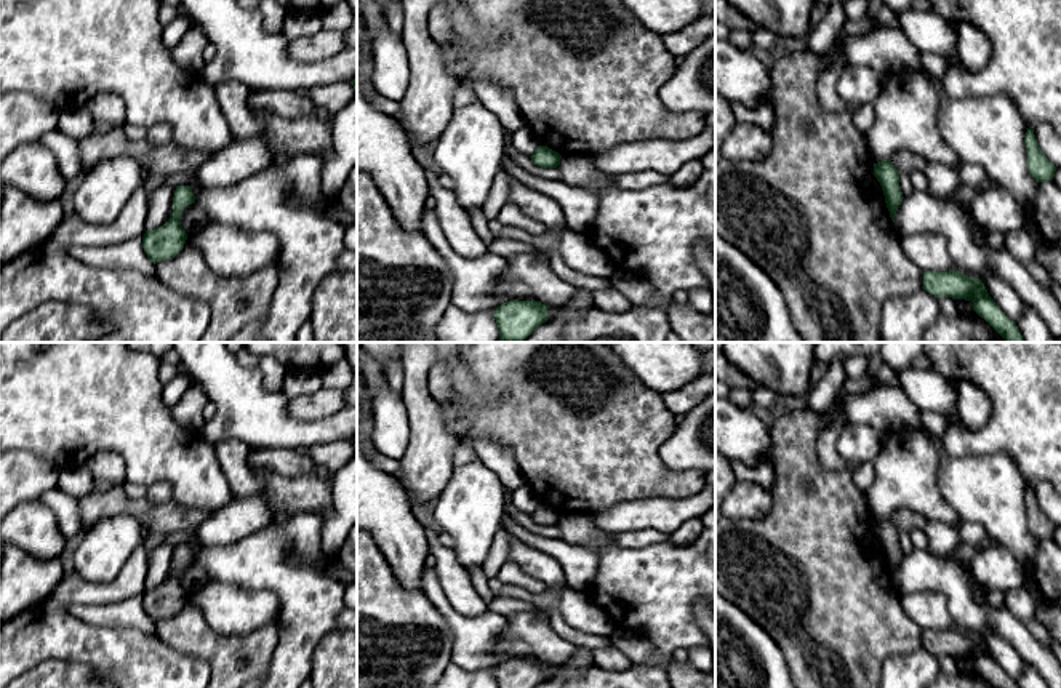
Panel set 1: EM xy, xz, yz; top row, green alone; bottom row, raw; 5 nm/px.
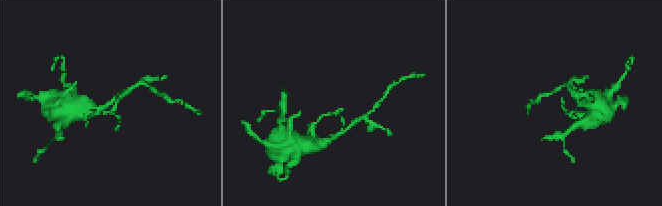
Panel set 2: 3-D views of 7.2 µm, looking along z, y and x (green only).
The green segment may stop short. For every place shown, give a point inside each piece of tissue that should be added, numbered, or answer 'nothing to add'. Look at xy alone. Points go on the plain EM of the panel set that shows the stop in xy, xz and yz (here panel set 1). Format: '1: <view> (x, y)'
nothing to add

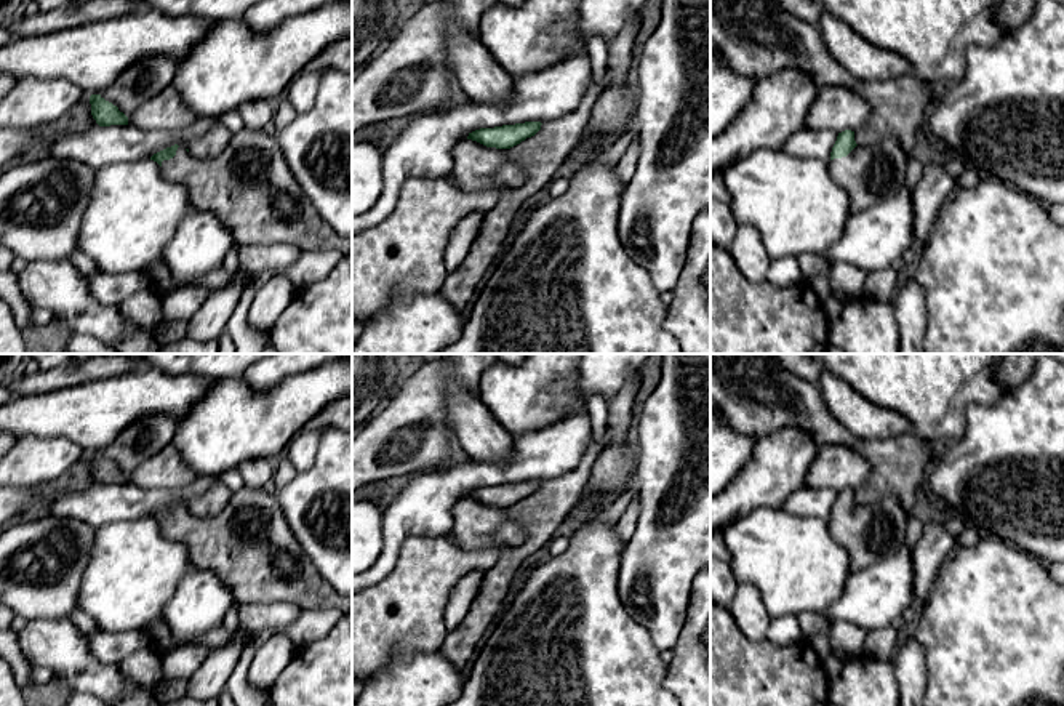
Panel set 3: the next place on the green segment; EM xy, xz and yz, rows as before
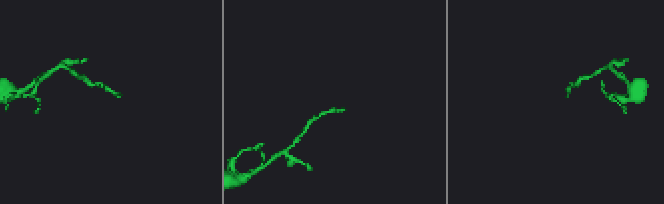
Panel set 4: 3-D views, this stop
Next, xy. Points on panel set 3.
1: xy (250, 545)

